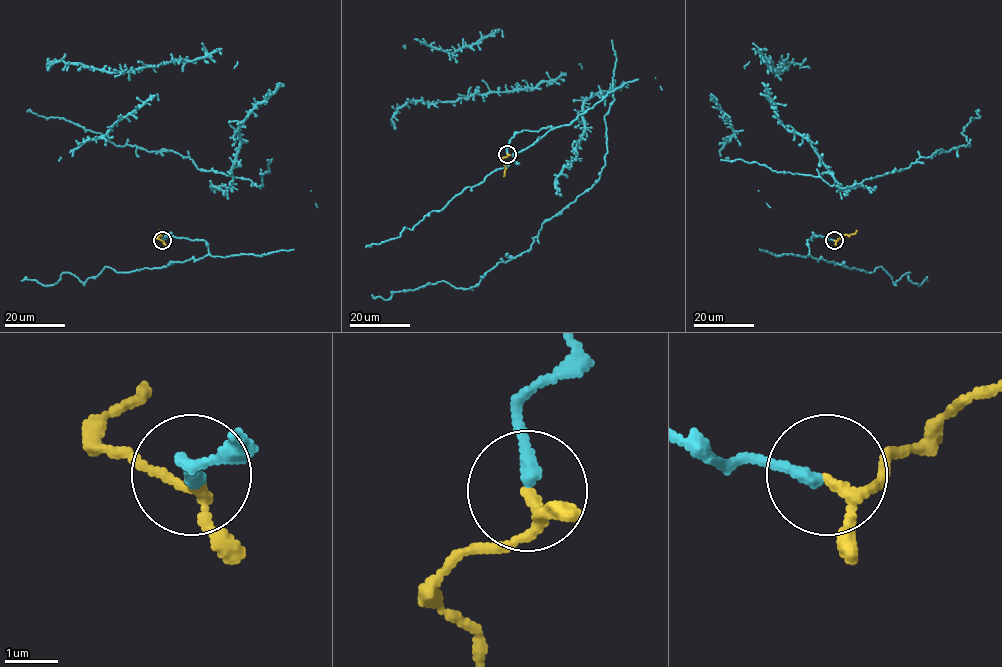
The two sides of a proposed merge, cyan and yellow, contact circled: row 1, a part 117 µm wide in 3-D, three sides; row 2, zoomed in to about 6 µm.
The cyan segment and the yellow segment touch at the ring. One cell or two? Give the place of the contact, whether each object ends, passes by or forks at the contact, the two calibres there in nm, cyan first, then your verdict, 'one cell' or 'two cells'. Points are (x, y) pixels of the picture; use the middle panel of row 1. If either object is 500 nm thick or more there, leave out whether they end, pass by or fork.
at (507, 154); cyan ends there; yellow passes by; 240 nm thick on the cyan side, 160 nm on the other; one cell

